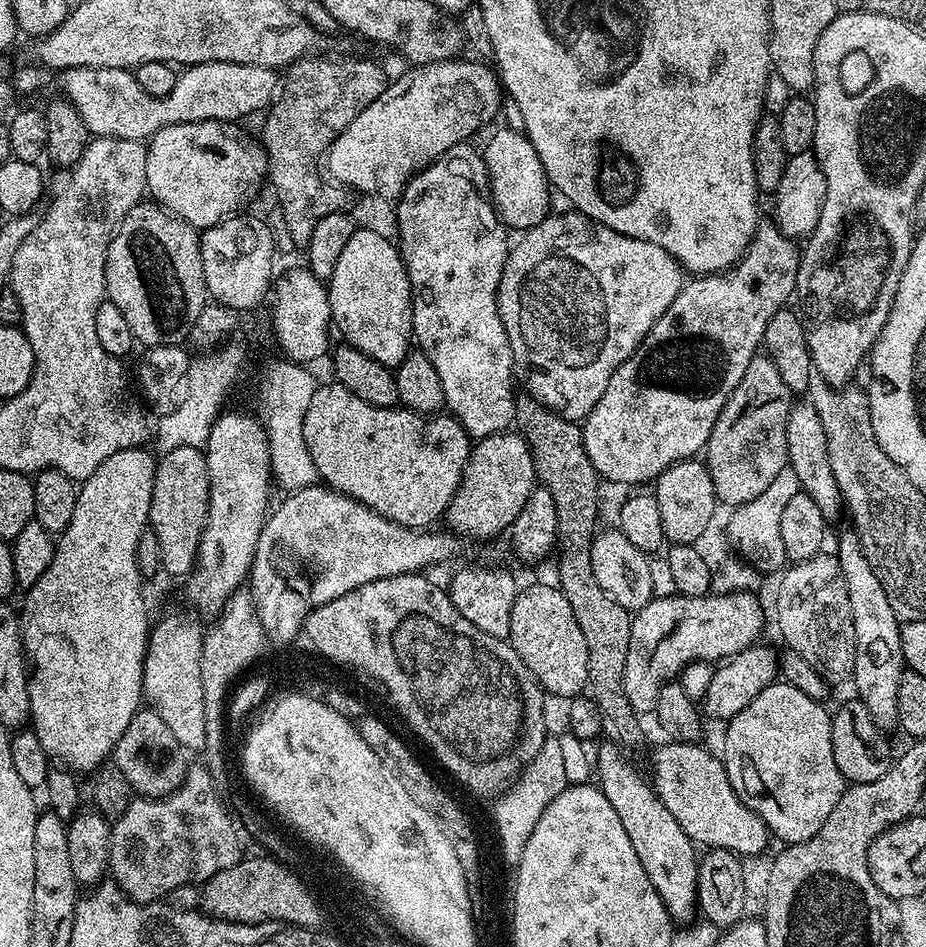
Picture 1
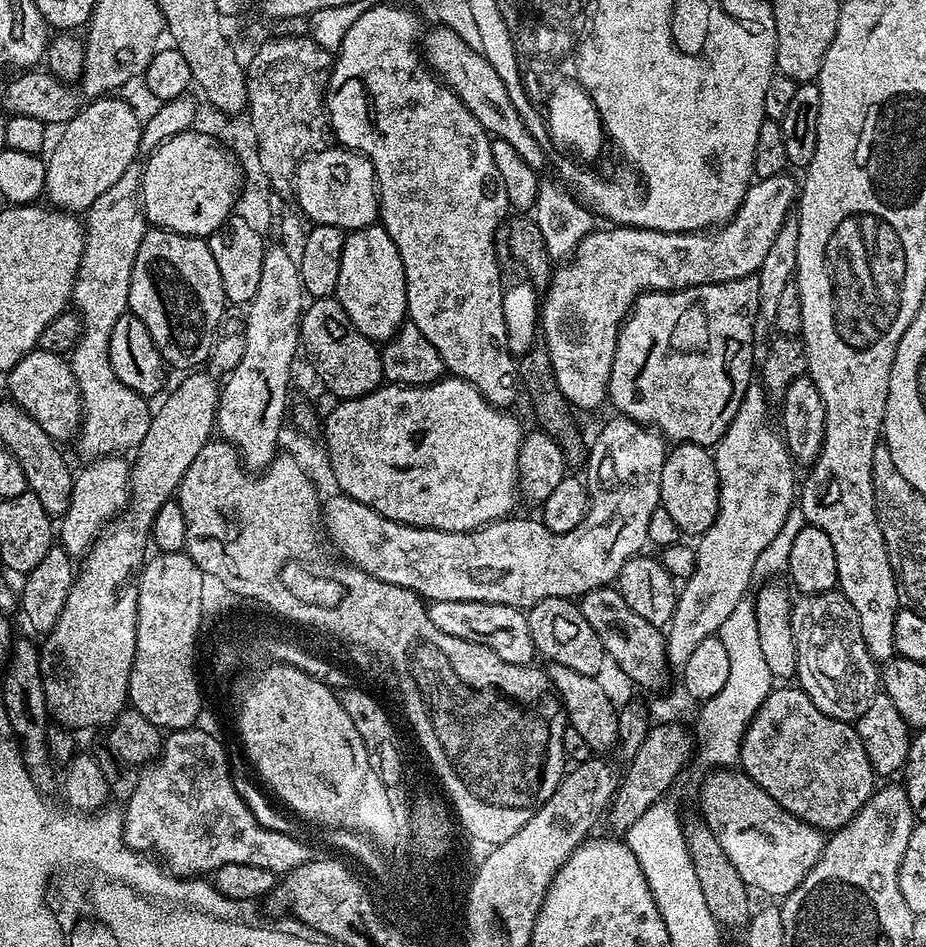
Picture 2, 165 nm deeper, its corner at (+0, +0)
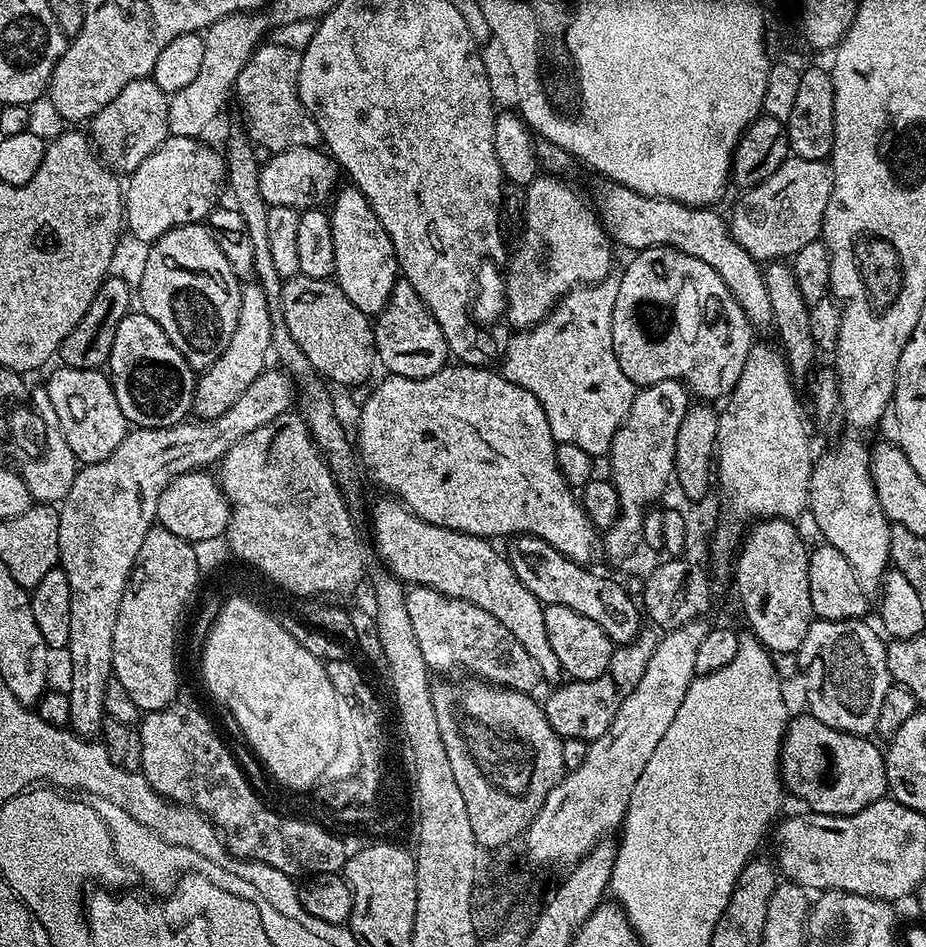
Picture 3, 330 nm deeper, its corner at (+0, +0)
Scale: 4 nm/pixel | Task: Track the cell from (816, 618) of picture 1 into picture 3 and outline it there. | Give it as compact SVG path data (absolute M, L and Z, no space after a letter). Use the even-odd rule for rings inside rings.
M813 619L812 625L806 630L806 638L802 638L800 651L795 655L799 664L799 679L804 679L804 696L808 699L807 711L811 716L839 732L871 737L876 730L882 698L886 698L886 690L893 683L893 678L886 666L886 644L881 633L864 623L868 622L863 619Z

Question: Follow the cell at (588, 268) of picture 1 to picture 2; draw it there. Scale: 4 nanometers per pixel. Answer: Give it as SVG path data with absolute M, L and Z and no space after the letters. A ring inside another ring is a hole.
M788 174L771 176L765 180L757 179L748 185L746 194L742 198L739 210L732 215L726 224L721 224L715 230L705 230L703 232L659 232L649 228L625 228L623 226L604 226L601 230L593 230L589 236L582 238L582 242L574 249L570 259L561 263L559 267L551 273L551 280L547 291L543 293L542 303L539 305L539 327L542 329L542 344L548 349L550 362L552 363L551 379L558 391L562 393L573 409L596 408L600 403L609 399L608 383L610 374L614 366L614 354L616 353L616 343L620 326L628 319L632 306L643 292L677 292L679 288L693 288L703 284L721 284L731 280L741 280L747 276L755 276L759 272L762 262L766 259L766 254L770 251L770 245L774 243L774 238L778 238L778 230L782 230L785 220L789 219L791 210L798 200L798 184L792 181Z

